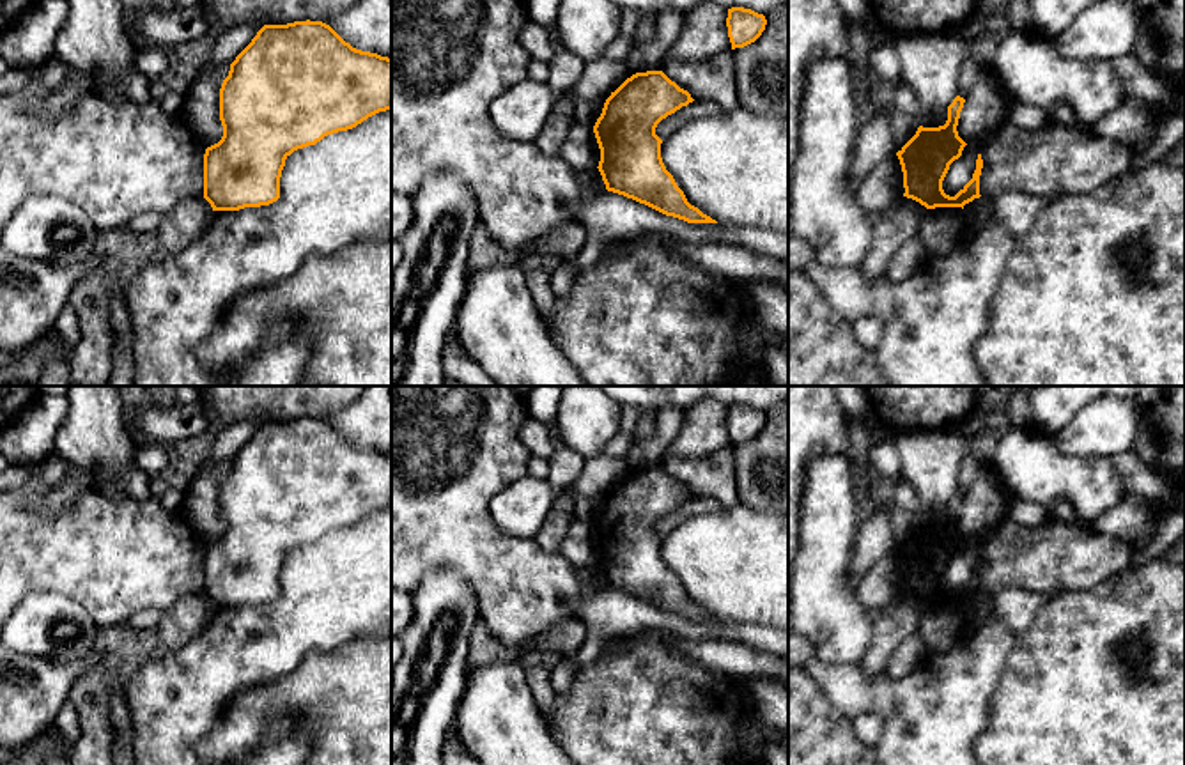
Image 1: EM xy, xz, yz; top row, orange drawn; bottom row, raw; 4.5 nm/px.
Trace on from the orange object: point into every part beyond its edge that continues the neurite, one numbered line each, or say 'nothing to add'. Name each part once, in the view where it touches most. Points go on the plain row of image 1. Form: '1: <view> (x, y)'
nothing to add

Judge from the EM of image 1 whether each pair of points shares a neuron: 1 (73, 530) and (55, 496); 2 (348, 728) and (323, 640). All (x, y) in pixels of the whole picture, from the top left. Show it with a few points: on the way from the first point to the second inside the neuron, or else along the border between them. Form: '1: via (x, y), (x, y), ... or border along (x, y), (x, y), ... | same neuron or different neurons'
1: border along (91, 484), (64, 509), (45, 510) | different neurons
2: border along (365, 636), (328, 652), (312, 652), (291, 673) | different neurons

